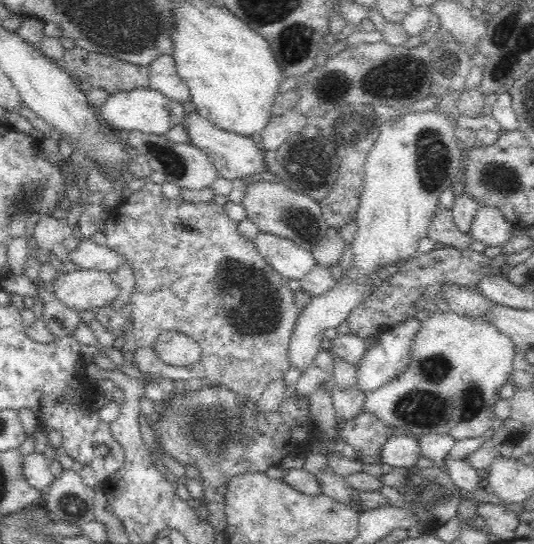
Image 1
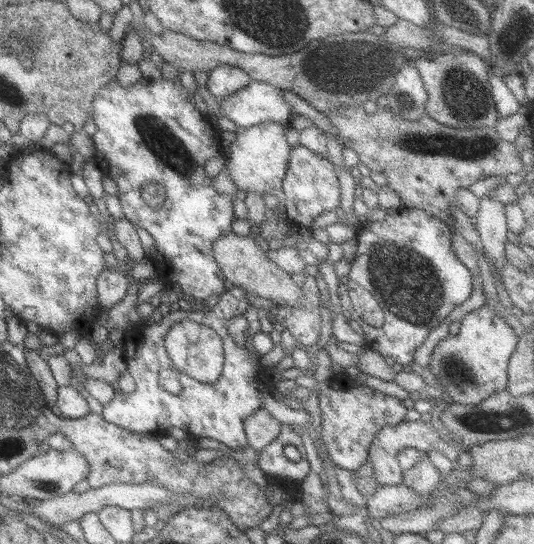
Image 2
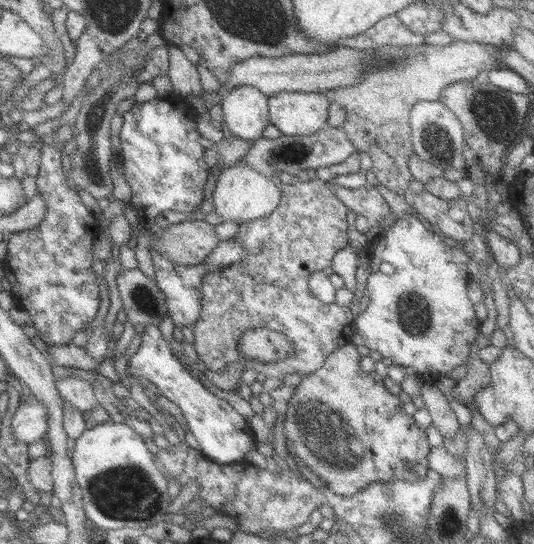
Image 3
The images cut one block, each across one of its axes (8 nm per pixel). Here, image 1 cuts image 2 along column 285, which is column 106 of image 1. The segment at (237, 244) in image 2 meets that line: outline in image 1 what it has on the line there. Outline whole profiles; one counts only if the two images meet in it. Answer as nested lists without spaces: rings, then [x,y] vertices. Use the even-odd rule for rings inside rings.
[[[77,269],[57,276],[53,282],[54,297],[76,312],[98,310],[111,305],[119,296],[114,274],[92,269]]]

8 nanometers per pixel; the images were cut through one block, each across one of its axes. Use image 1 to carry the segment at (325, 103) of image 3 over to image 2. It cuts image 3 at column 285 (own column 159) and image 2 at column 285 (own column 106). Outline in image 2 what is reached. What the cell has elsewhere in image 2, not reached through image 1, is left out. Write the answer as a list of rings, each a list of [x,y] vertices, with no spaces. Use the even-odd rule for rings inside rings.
[[[251,81],[219,104],[221,114],[240,129],[268,121],[288,127],[294,116],[290,104],[281,96],[281,89],[264,82]]]

